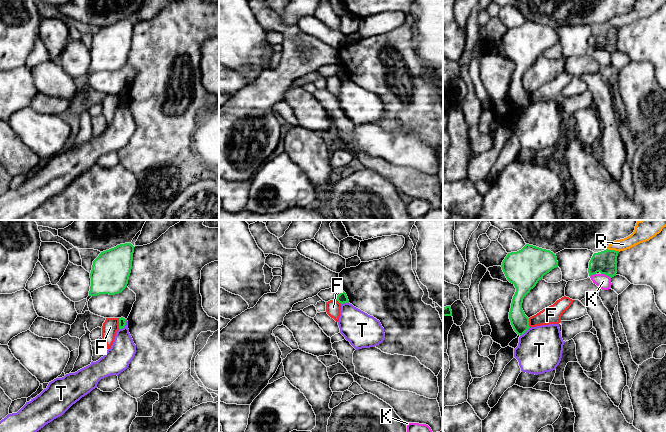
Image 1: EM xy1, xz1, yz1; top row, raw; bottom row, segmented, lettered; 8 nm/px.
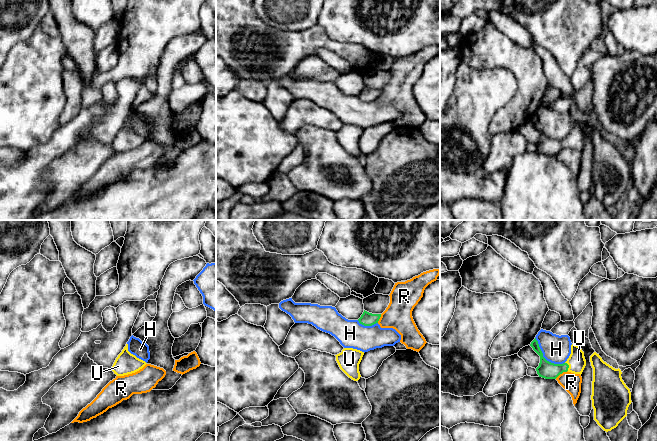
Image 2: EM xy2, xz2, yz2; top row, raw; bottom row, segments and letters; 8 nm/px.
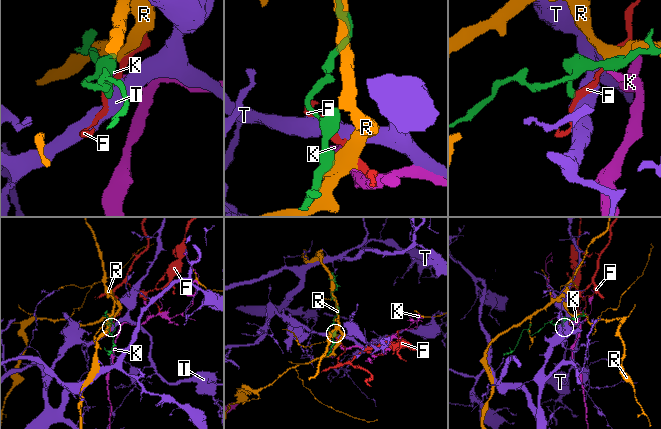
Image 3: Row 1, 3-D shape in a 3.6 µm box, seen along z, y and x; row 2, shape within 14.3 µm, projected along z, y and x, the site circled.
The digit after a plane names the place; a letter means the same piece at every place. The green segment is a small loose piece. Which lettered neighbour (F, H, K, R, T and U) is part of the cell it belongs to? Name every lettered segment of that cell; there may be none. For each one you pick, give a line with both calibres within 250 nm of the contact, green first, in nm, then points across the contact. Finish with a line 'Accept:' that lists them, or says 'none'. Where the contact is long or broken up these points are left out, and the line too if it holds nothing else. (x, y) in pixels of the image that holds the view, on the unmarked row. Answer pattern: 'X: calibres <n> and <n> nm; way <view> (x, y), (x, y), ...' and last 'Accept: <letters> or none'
U: calibres 140 and 140 nm; way yz2 (546, 145), (559, 145), (568, 142), (576, 137)
Accept: U

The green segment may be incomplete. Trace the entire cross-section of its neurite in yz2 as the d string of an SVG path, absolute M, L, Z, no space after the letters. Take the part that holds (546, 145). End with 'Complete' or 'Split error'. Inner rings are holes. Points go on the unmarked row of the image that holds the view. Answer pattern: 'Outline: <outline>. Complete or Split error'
Outline: M536 114L531 118L530 122L540 132L540 139L536 144L539 153L545 155L556 155L560 150L567 147L581 151L586 142L584 128L575 120L571 121L571 130L567 137L563 140L554 140L547 137L543 133L543 129Z. Split error

